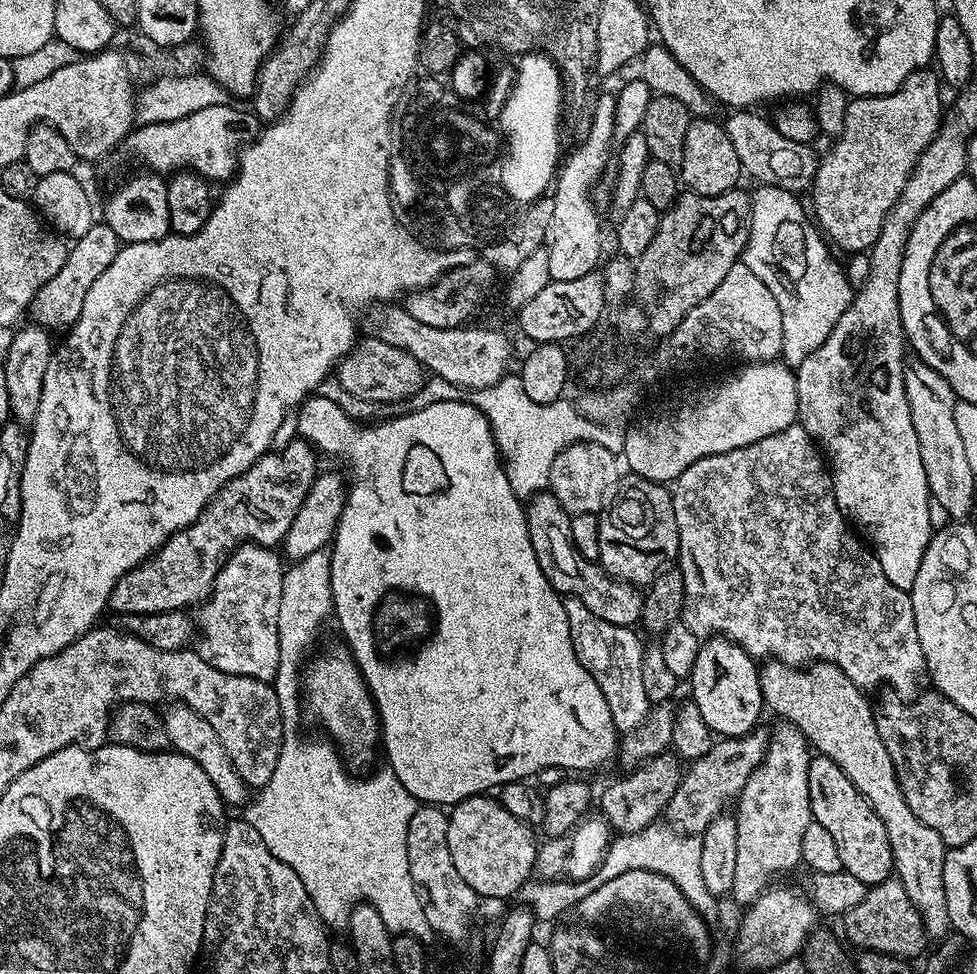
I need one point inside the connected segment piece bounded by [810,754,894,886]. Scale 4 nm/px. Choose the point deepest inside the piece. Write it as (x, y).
(836, 803)

